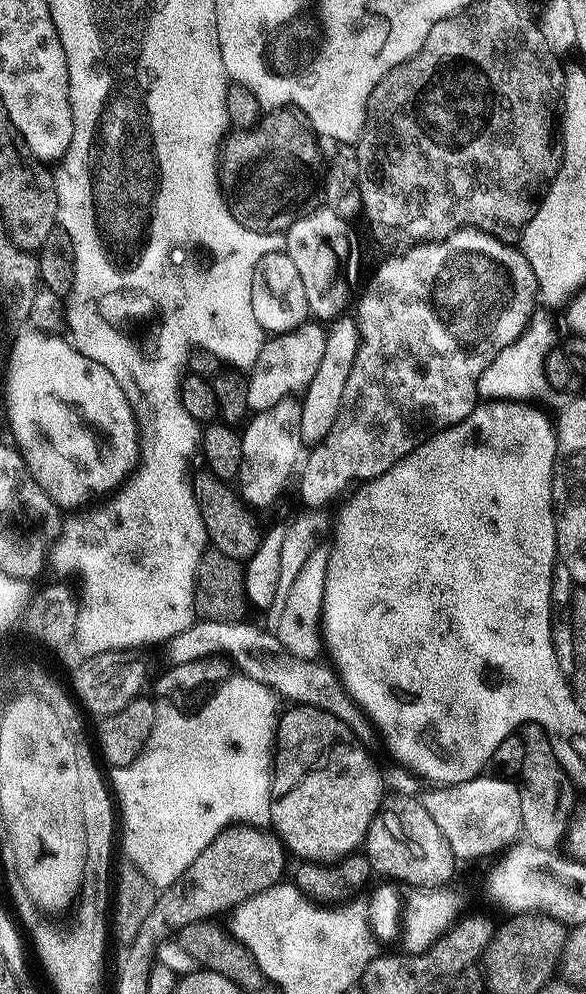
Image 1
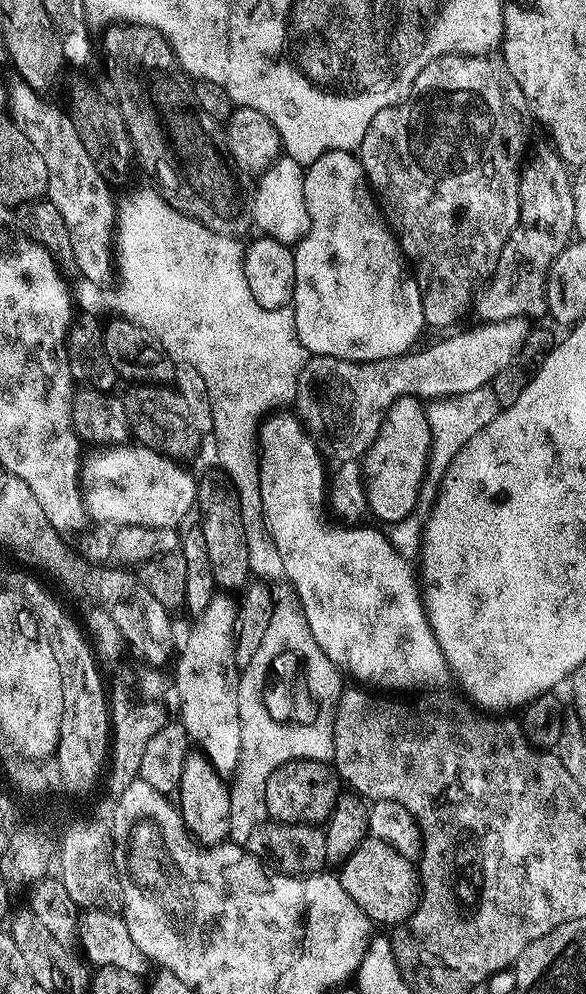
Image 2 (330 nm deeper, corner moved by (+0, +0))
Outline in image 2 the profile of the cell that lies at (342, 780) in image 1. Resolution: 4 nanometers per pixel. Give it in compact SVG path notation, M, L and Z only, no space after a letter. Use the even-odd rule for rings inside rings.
M318 760L286 762L286 766L278 766L278 770L266 778L266 810L273 821L281 824L319 825L327 821L341 791L337 777L327 763Z

